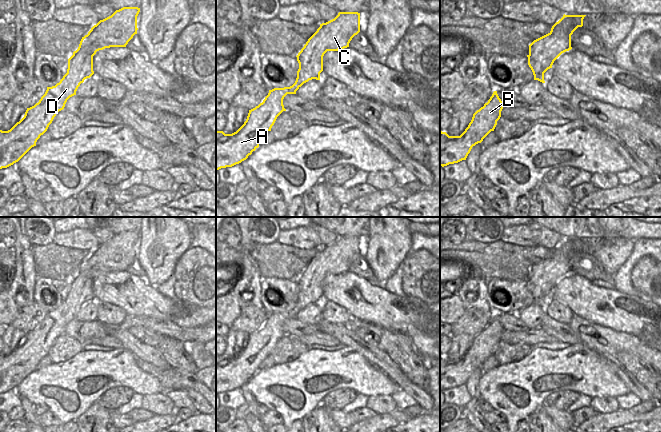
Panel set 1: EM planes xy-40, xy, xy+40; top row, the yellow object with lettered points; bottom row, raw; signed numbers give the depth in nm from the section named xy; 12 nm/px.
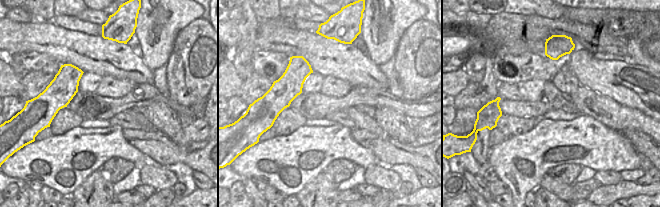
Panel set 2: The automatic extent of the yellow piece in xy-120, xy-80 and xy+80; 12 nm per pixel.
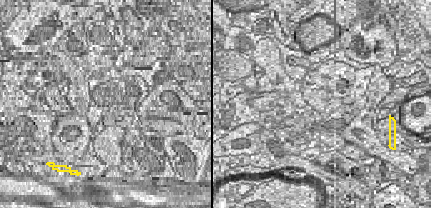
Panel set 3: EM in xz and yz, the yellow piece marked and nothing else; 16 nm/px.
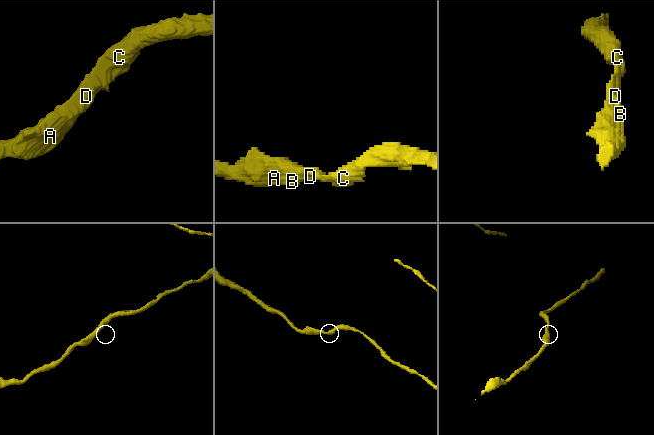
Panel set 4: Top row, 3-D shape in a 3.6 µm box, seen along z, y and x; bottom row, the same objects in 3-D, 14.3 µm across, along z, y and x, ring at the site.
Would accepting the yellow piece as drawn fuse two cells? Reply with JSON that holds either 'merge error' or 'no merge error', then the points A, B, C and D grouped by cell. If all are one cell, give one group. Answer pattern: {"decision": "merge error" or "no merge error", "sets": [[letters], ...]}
{"decision": "no merge error", "sets": [["A", "B", "C", "D"]]}

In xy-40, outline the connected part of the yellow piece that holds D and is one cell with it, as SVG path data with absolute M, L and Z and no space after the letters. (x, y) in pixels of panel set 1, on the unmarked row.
M123 231L116 234L111 240L100 244L87 259L82 261L79 271L68 283L67 297L55 310L47 311L45 318L38 327L27 332L24 341L10 354L0 354L0 393L7 392L18 386L43 359L52 347L56 338L63 334L67 324L76 319L76 315L85 303L93 298L93 280L97 275L110 271L126 271L128 266L137 258L138 231Z

